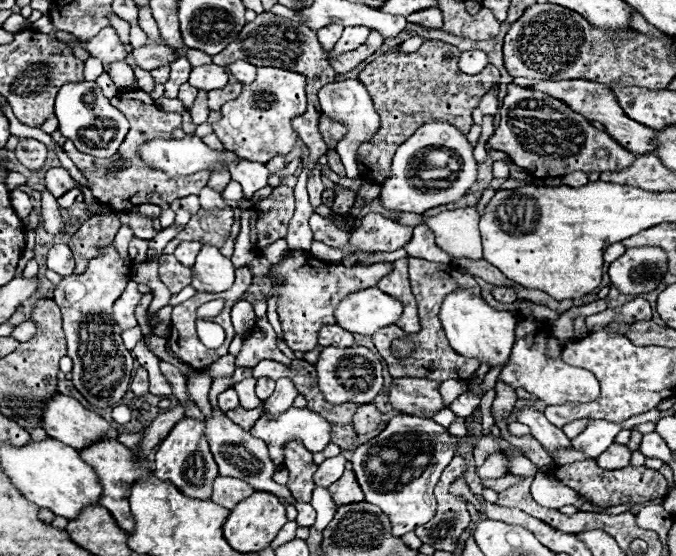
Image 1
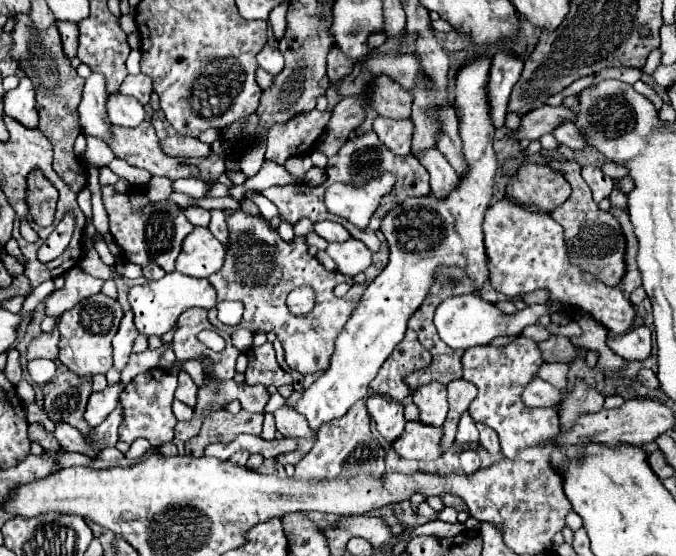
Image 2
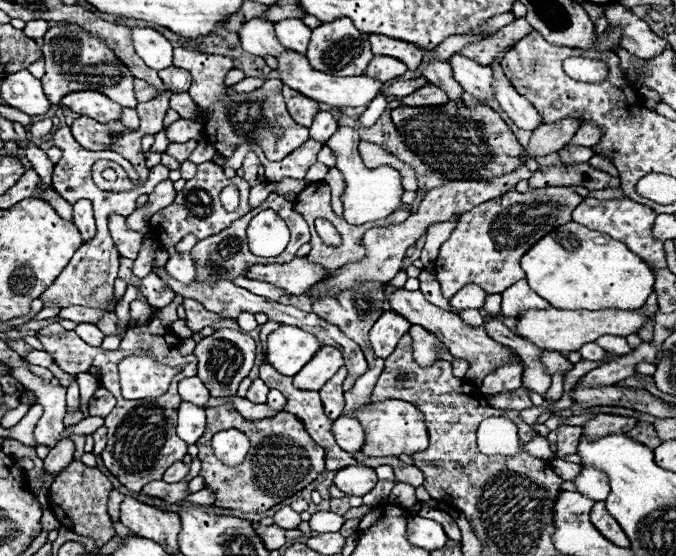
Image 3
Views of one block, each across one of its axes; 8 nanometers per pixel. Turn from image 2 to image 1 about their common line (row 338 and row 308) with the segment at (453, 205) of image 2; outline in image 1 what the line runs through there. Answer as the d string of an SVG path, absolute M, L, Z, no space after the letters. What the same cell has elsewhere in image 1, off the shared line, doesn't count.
M376 286L344 296L334 312L338 326L362 336L372 336L376 330L396 324L400 316L402 304Z

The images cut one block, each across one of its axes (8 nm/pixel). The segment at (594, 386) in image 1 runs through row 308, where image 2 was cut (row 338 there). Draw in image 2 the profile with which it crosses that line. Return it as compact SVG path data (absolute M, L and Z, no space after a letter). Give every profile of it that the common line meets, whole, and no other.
M516 336L506 346L486 346L486 348L470 348L462 356L464 364L464 378L478 388L478 396L468 408L468 414L490 428L494 428L500 436L502 452L504 456L516 456L522 448L530 446L542 446L552 436L560 432L558 424L558 412L546 410L546 408L528 408L522 402L522 390L533 379L536 378L538 368L542 366L542 356L538 342Z

